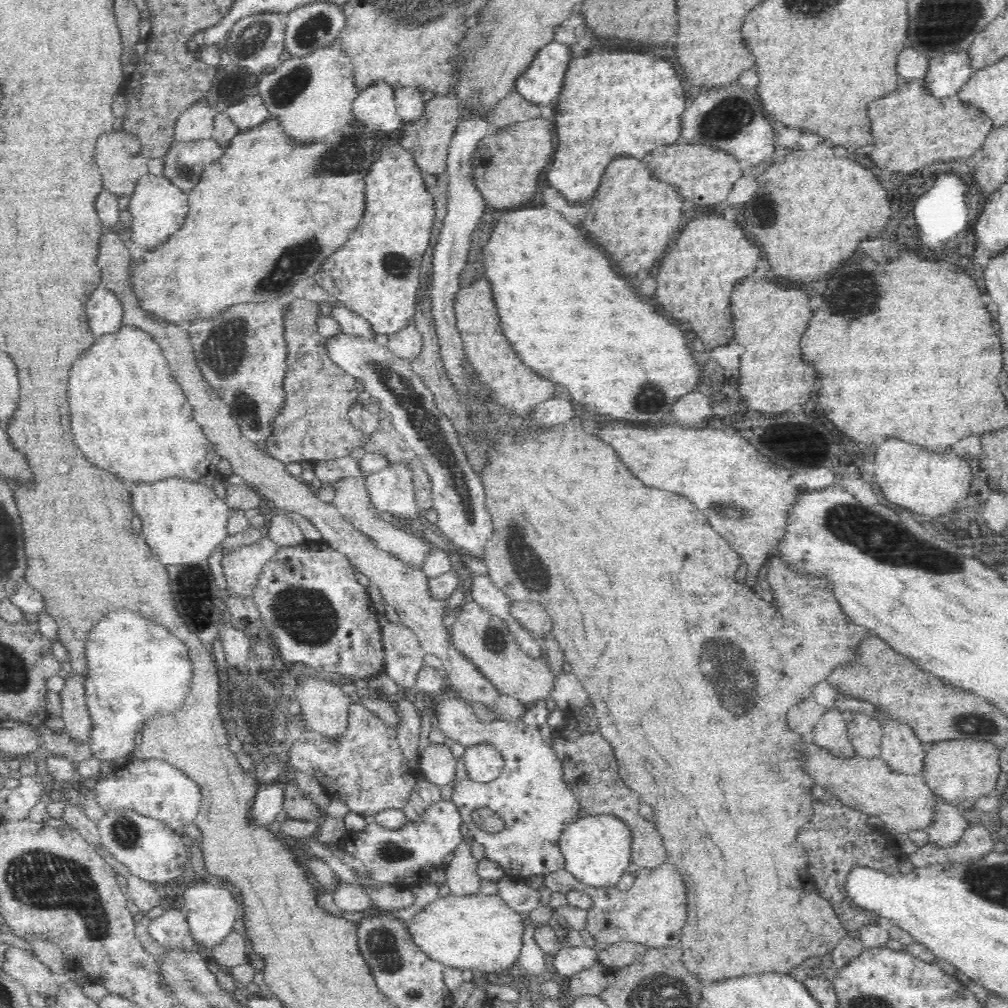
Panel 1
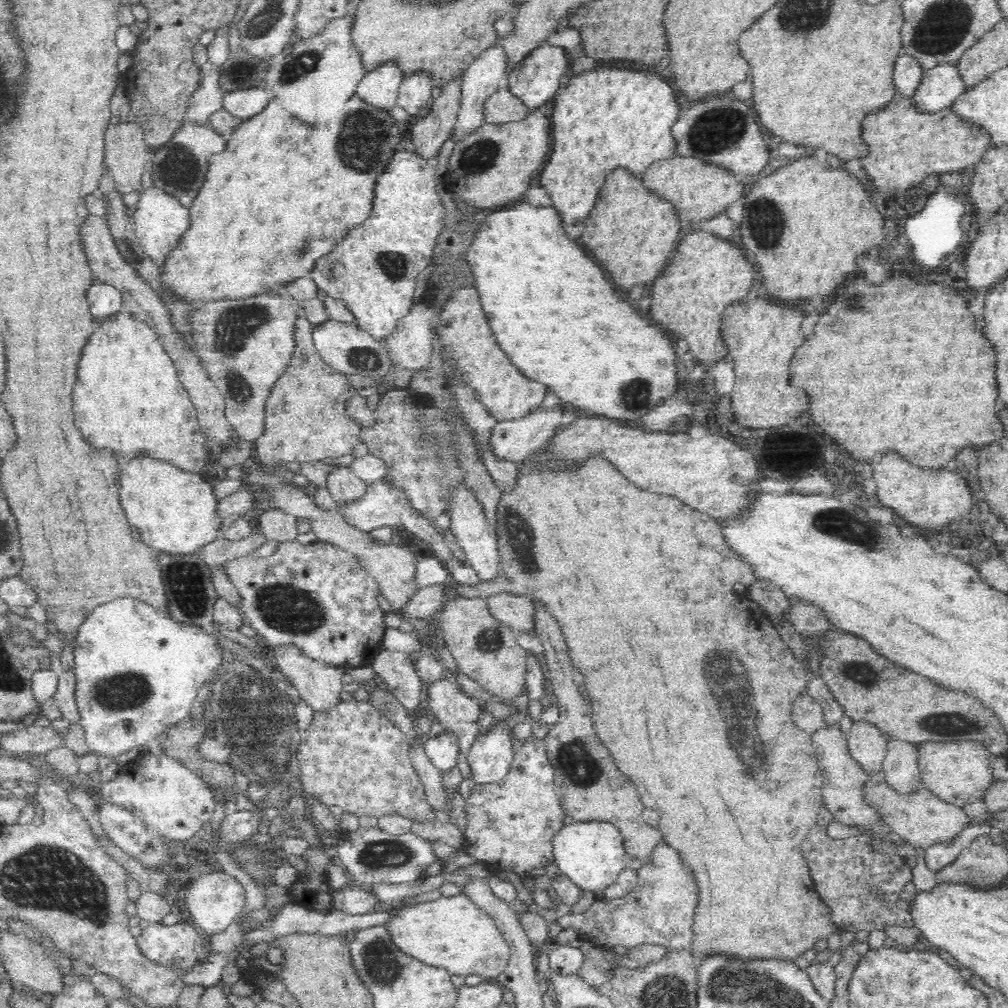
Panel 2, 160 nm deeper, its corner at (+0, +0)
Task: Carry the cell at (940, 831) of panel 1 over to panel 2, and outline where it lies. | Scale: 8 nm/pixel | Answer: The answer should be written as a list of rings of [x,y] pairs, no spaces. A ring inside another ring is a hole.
[[[975,820],[961,828],[951,839],[933,842],[925,848],[926,866],[936,872],[949,865],[974,839],[986,833],[990,834],[991,828],[992,824],[979,824]]]

